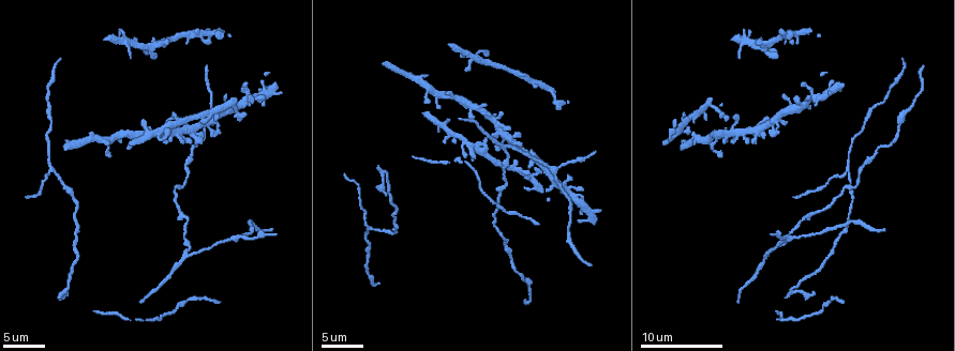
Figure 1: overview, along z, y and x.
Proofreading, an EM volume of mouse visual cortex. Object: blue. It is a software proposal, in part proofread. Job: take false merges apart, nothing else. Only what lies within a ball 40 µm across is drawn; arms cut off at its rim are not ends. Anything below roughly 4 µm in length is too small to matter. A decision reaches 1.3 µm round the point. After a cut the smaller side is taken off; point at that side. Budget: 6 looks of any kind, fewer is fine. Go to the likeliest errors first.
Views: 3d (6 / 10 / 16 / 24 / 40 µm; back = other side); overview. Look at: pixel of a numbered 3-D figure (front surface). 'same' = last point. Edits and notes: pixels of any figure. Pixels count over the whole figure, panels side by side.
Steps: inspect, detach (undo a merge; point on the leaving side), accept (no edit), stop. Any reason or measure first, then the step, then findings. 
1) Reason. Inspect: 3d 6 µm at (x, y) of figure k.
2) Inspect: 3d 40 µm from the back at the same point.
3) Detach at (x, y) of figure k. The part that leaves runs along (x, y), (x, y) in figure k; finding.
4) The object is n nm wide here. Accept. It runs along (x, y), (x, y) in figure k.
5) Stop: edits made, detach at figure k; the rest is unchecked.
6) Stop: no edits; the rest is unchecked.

Side arm on a straight run. Inspect: 3d 6 µm at (235, 237) of figure 1.

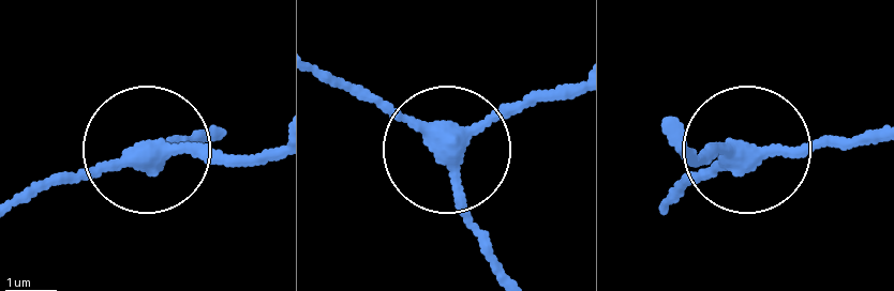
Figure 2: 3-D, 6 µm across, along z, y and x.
The object is 280 nm wide here. Accept. All the same neuron.

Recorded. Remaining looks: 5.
Three-way junction. Inspect: 3d 6 µm at (506, 146) of figure 1.

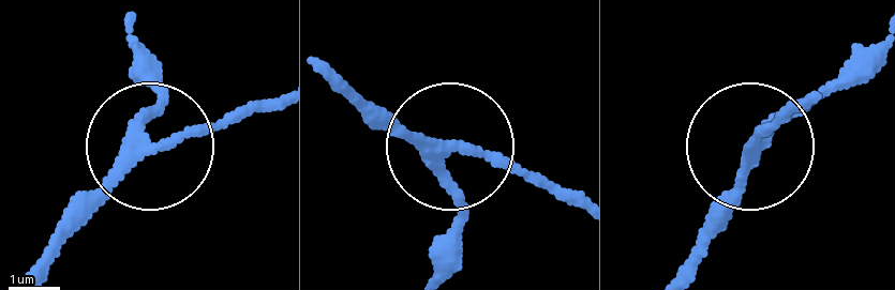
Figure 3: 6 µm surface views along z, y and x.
Other side. Inspect: 3d 6 µm from the back at (753, 145) of figure 3.

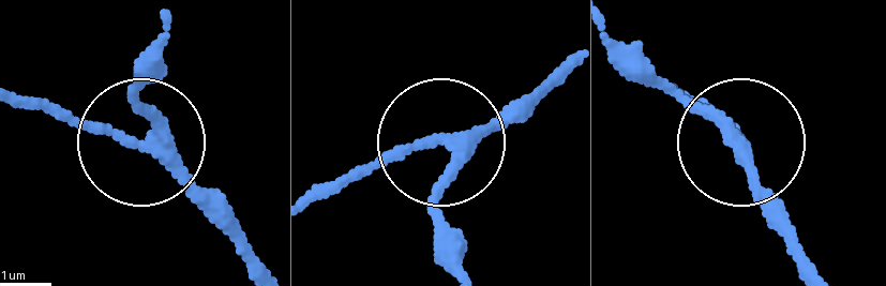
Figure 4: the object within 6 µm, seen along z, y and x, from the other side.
The object is 250 nm wide here. Accept. One neuron here.

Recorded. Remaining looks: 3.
Branch point. Inspect: 3d 16 µm at (53, 167) of figure 1.

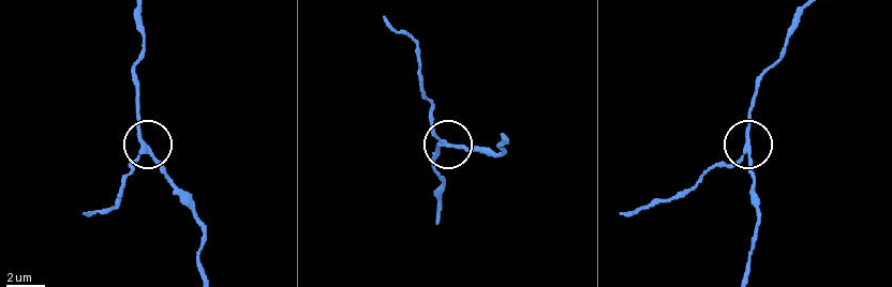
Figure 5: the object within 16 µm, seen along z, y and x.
3 arms meet here. Detach at (432, 129) of figure 5. The part that leaves runs along (443, 141), (433, 127), (417, 46), (386, 18) in figure 5; a second neuron is stuck on.

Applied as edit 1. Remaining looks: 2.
Stop: edits made, detach at figure 5; the rest is unchecked.

